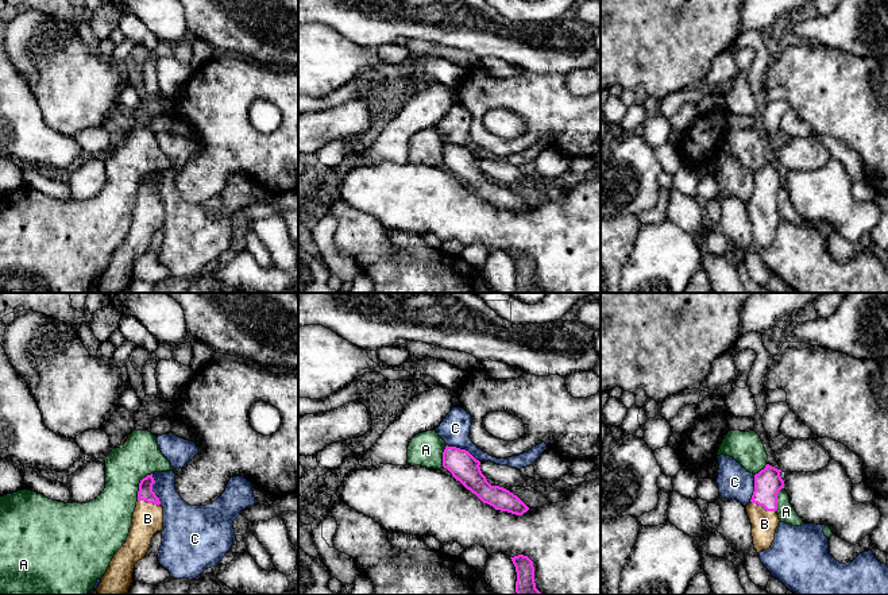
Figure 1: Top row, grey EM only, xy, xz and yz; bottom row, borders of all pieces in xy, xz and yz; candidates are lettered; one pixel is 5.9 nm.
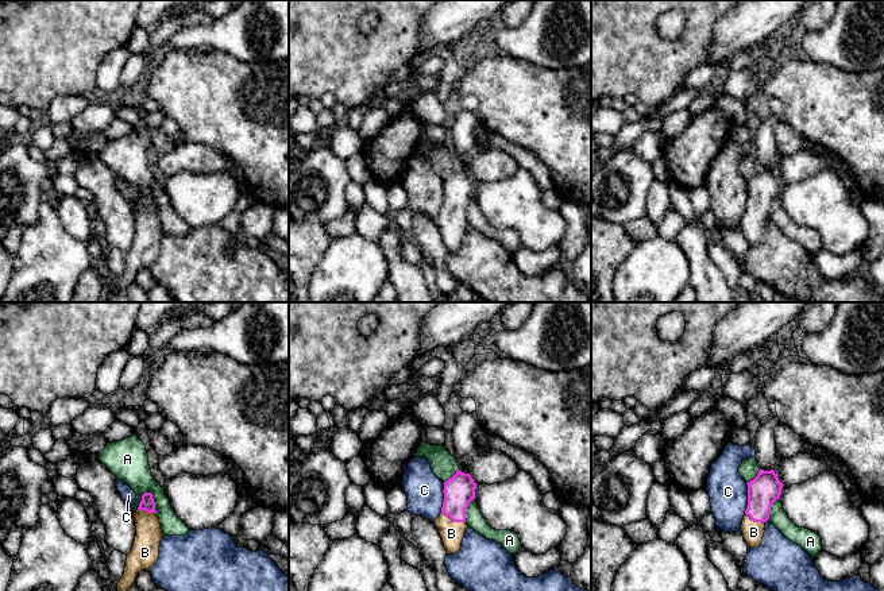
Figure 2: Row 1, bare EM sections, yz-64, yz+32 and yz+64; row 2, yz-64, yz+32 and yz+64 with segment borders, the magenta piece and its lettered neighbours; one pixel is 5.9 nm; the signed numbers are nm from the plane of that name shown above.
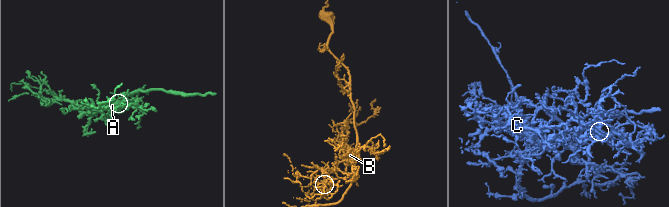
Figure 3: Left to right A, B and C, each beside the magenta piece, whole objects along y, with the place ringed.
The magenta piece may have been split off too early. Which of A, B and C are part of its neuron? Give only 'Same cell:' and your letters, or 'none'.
Same cell: B

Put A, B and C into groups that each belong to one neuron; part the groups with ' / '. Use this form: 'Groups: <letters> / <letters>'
Groups: A / B / C

